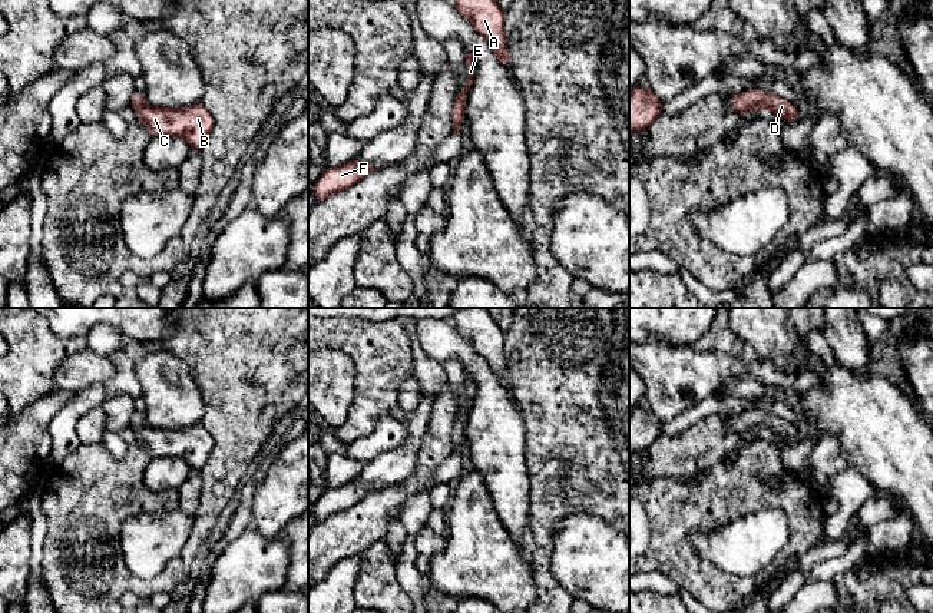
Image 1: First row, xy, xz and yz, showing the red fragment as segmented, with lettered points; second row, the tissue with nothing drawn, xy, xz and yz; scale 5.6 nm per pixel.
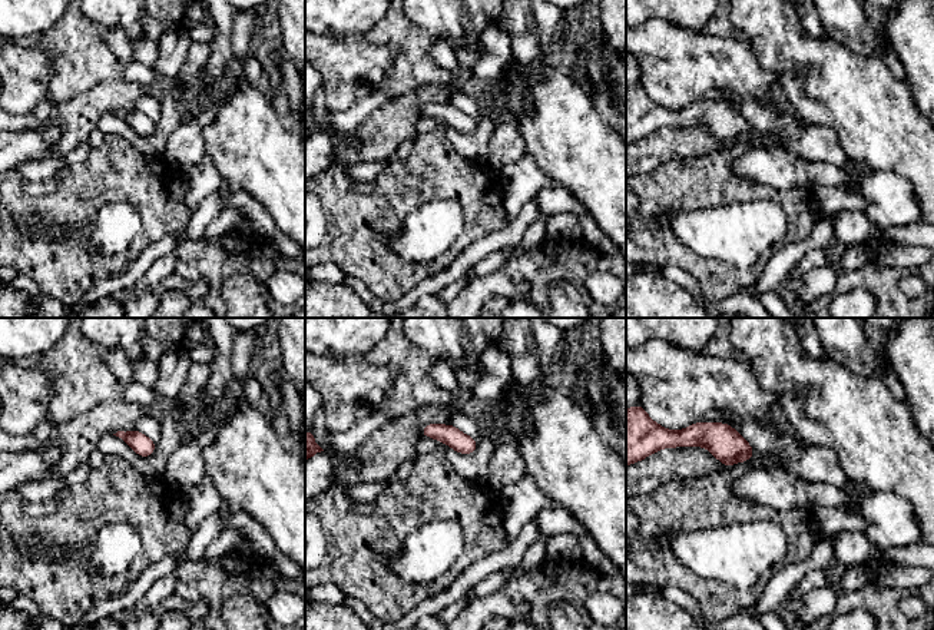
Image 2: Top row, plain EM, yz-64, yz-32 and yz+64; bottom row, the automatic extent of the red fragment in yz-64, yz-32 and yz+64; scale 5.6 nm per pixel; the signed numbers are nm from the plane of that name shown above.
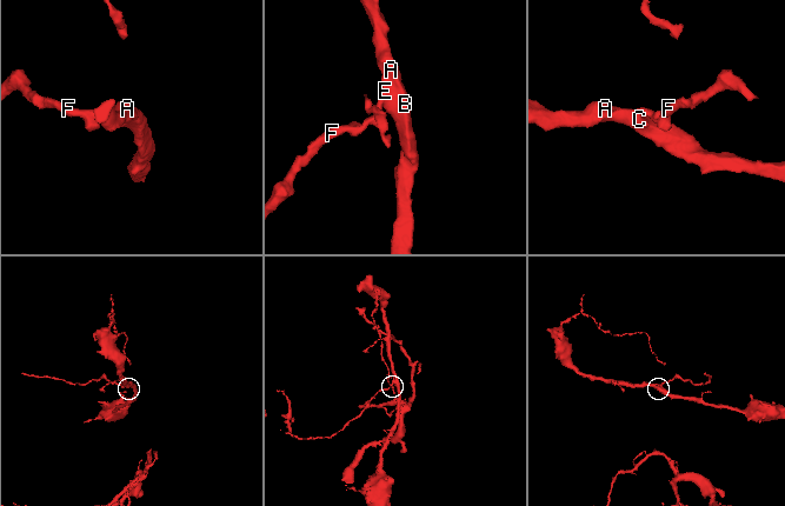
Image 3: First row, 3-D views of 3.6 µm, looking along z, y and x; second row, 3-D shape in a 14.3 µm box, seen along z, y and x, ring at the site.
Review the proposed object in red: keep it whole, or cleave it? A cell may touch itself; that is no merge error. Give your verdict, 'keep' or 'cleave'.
keep

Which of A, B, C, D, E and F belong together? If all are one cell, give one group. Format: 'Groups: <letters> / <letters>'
Groups: A B C D E F

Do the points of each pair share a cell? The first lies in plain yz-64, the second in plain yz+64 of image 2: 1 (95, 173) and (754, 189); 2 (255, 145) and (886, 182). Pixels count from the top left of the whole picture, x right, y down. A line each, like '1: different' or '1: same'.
1: same
2: different

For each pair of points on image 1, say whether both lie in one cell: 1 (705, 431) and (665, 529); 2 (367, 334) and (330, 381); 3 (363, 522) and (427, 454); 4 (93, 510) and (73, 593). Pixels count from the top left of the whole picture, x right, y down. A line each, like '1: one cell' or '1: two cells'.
1: two cells
2: two cells
3: one cell
4: one cell

